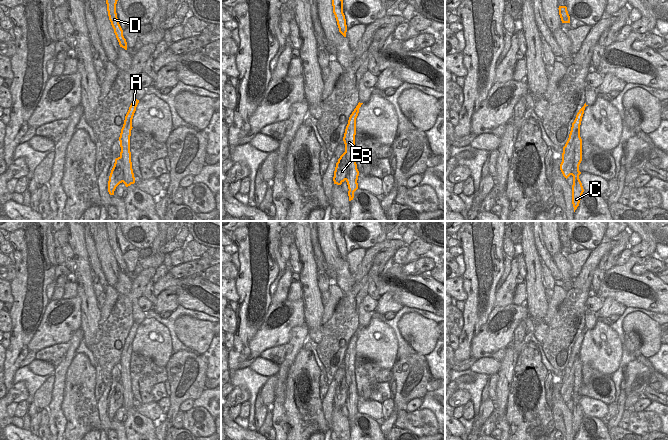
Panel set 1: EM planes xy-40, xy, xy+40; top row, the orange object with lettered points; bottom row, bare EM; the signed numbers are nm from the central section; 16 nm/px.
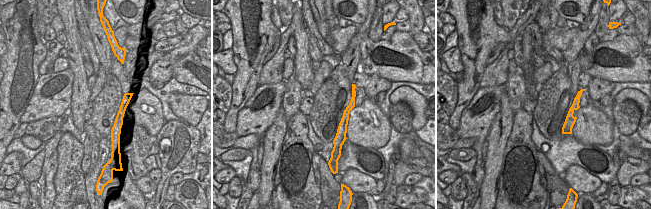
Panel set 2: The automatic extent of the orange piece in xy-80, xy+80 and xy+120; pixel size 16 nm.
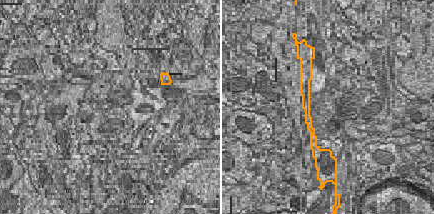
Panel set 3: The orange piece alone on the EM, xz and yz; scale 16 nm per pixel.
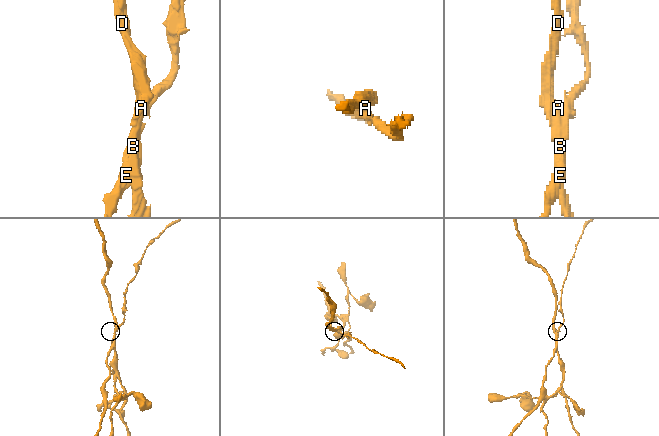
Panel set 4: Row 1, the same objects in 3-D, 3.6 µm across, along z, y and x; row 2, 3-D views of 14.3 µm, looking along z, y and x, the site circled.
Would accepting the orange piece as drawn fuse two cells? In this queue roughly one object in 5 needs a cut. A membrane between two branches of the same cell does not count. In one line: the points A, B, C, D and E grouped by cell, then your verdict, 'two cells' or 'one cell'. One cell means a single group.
groups A B C D / E; two cells

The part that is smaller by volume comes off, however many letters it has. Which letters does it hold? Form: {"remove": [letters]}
{"remove": ["E"]}

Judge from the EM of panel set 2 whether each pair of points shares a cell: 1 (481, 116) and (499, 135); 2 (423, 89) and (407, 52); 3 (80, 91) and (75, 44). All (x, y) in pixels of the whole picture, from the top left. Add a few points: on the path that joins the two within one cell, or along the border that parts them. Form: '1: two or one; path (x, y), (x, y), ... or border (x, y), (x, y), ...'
1: two; border (500, 105), (500, 110), (493, 119), (486, 139)
2: two; border (398, 81), (425, 84)
3: one; path (80, 79), (75, 56)

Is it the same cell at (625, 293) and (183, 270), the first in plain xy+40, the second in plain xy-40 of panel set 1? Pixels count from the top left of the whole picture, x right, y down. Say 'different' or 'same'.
different

